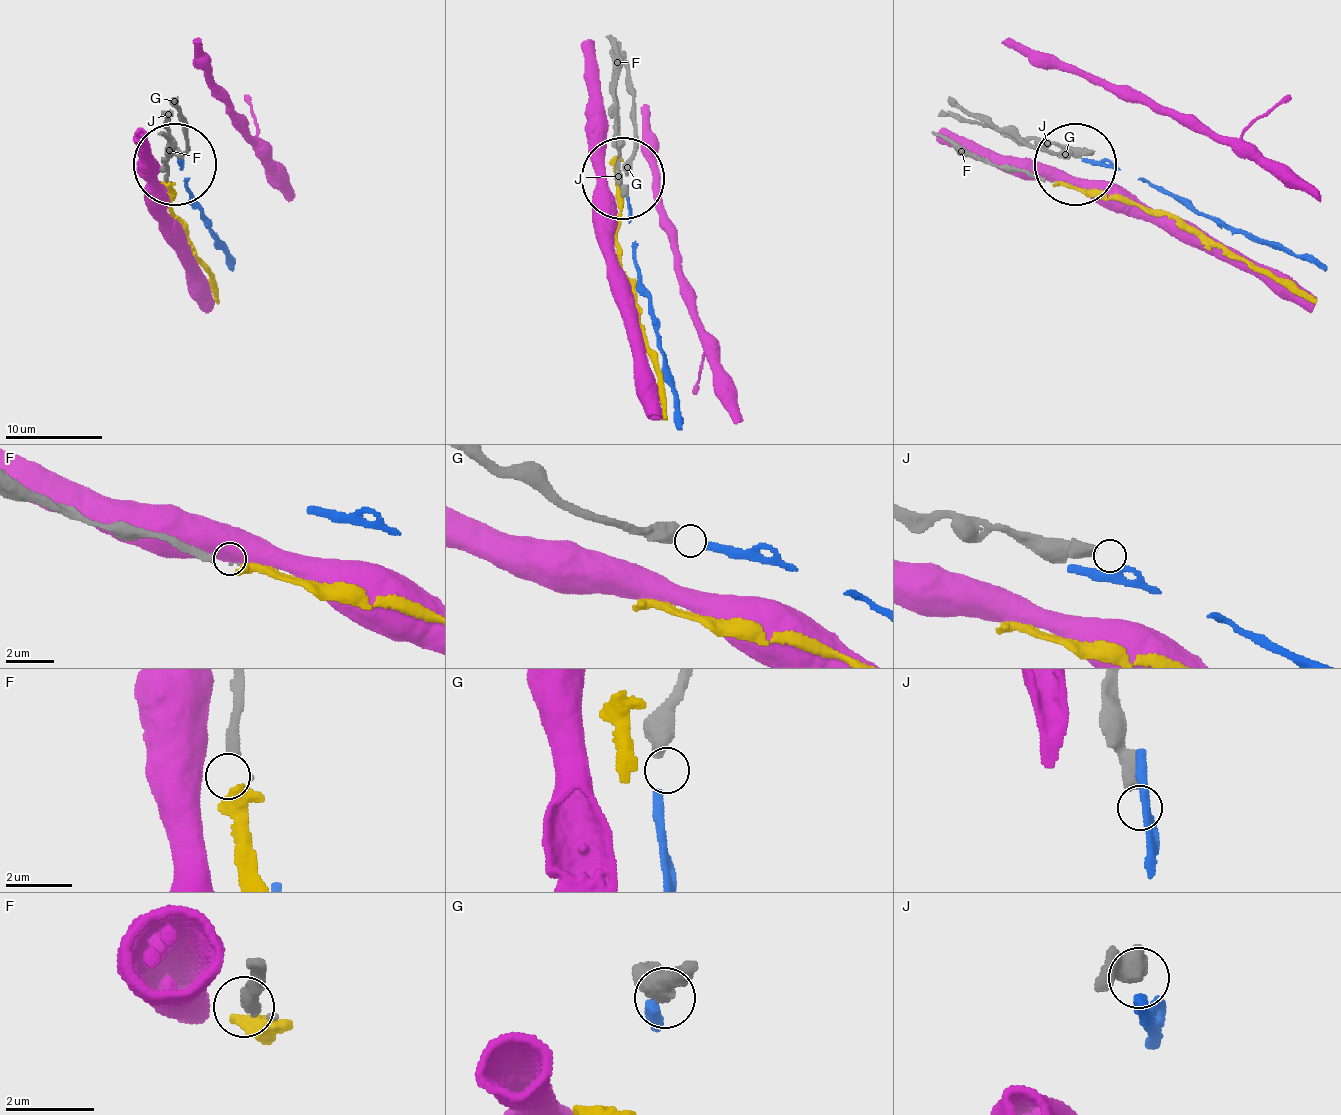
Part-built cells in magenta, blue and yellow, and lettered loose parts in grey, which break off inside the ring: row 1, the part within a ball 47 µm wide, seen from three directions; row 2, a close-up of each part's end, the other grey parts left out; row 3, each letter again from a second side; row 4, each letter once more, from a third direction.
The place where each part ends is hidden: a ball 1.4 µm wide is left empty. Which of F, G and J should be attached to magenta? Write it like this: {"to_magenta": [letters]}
{"to_magenta": []}

